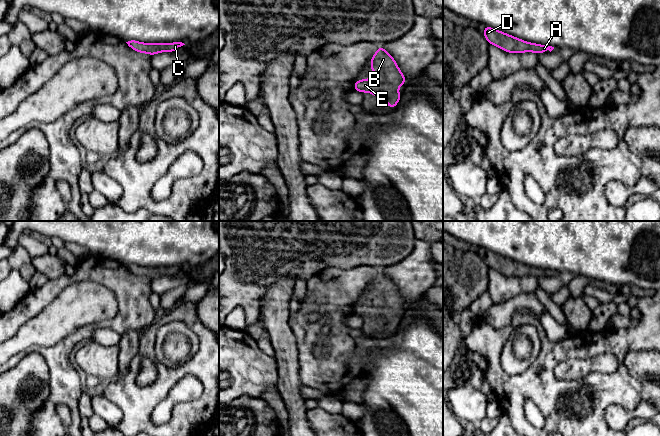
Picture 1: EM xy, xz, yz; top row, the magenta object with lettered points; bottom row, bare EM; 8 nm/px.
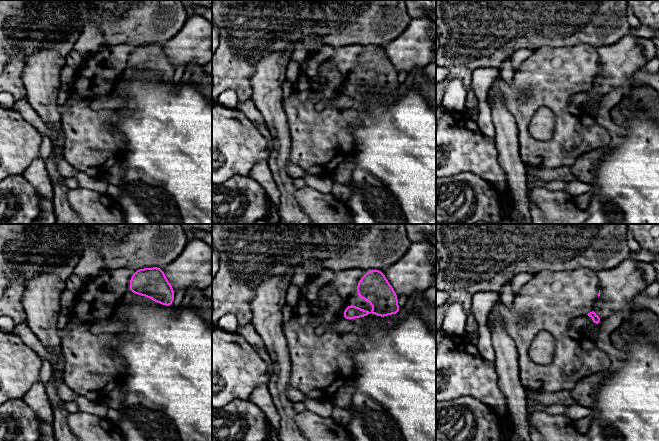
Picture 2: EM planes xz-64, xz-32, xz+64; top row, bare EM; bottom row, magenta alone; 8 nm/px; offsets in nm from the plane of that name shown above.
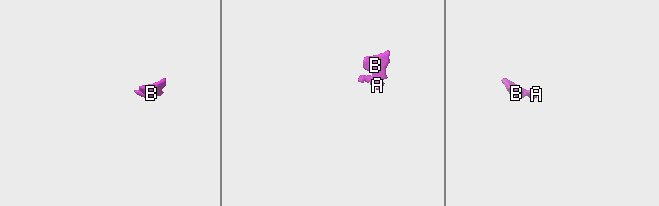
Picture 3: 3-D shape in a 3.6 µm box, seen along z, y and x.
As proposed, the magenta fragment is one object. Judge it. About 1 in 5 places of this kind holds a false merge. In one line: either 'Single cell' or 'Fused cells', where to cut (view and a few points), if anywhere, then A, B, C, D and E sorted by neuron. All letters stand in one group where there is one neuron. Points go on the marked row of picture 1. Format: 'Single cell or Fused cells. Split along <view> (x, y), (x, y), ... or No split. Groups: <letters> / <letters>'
Single cell. No split. Groups: A B C D E

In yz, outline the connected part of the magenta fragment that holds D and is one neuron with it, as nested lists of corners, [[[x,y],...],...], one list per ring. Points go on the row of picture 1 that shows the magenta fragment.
[[[484,26],[482,33],[489,44],[498,46],[509,53],[524,53],[531,51],[535,54],[539,54],[547,52],[548,50],[551,52],[554,49],[554,47],[548,45],[528,43],[488,26]]]

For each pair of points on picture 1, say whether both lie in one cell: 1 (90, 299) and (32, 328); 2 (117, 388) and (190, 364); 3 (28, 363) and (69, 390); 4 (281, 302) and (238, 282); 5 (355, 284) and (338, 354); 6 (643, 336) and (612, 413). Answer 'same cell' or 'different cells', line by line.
1: same cell
2: same cell
3: different cells
4: different cells
5: same cell
6: different cells

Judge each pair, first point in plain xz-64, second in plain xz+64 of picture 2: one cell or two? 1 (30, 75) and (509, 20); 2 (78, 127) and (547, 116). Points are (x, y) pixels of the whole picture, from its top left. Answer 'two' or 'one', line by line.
1: two
2: two

